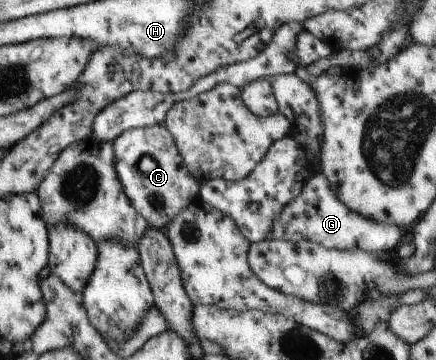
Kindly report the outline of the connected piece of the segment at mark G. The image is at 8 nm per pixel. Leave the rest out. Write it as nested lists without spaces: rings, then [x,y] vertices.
[[[319,171],[306,181],[300,195],[297,195],[295,199],[291,199],[291,201],[283,207],[283,211],[273,219],[271,231],[267,233],[267,239],[290,241],[302,241],[305,239],[307,242],[335,250],[361,249],[362,251],[375,253],[377,255],[391,255],[398,246],[398,243],[407,238],[404,235],[406,232],[407,231],[401,229],[401,227],[395,227],[395,225],[389,225],[389,223],[379,223],[379,221],[375,221],[375,219],[367,219],[367,217],[357,215],[355,211],[349,211],[349,209],[345,207],[345,203],[341,203],[341,199],[337,199],[335,189],[329,187],[329,181],[327,181],[323,173]]]

